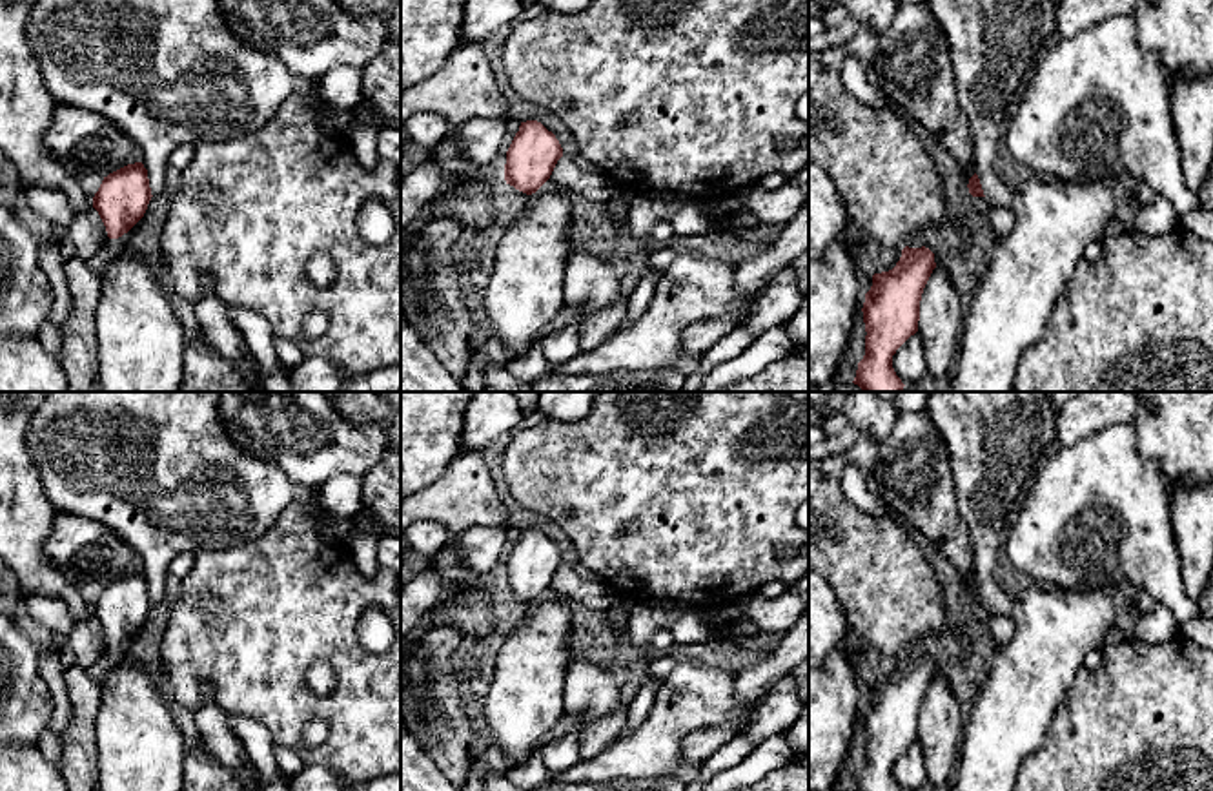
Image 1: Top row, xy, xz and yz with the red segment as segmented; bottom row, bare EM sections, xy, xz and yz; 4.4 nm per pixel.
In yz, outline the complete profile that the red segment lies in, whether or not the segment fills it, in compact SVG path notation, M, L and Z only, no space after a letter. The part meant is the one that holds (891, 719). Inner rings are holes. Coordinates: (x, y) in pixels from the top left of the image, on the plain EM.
M905 654L892 678L872 683L861 716L865 764L852 791L902 791L892 776L892 764L918 740L922 702L934 676L929 656Z

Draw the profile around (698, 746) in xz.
M747 716L734 718L721 725L714 725L708 729L699 729L690 733L681 742L681 758L688 764L703 764L710 758L721 745L725 745L730 738L738 734L738 729L747 724Z

